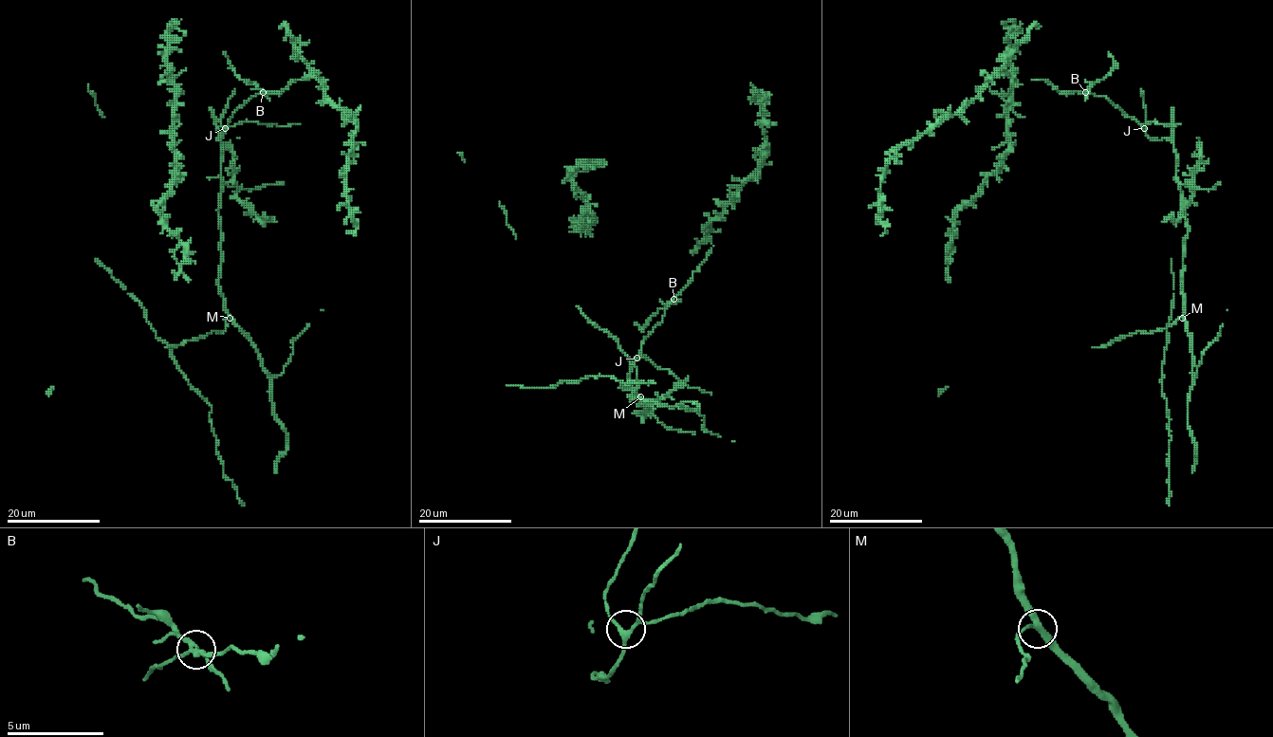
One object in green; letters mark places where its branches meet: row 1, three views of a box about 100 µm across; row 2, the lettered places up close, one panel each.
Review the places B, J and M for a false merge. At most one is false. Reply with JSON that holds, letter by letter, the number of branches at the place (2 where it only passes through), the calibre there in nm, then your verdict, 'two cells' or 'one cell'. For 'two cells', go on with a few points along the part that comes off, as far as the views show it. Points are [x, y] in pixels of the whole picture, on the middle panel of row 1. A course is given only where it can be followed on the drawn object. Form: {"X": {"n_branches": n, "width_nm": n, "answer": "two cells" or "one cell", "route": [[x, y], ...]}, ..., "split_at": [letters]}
{"B": {"n_branches": 4, "width_nm": 200, "answer": "two cells", "route": [[673, 299], [642, 329], [635, 323]]}, "J": {"n_branches": 4, "width_nm": 220, "answer": "one cell"}, "M": {"n_branches": 3, "width_nm": 280, "answer": "one cell"}, "split_at": ["B"]}

